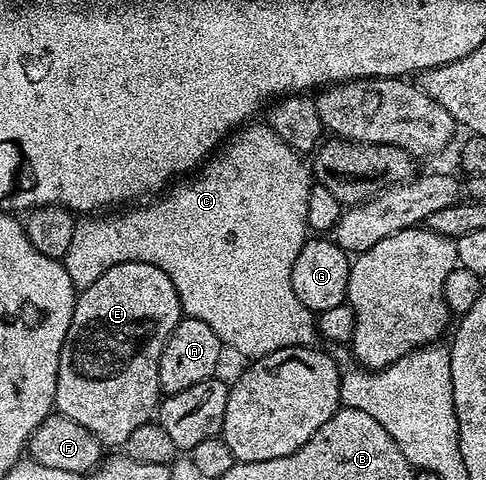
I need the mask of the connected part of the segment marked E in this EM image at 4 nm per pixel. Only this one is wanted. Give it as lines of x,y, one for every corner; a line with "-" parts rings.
117,263
117,267
109,267
97,283
82,290
75,298
73,319
61,347
57,367
55,409
73,419
73,423
81,423
81,427
85,427
85,431
89,431
104,446
126,446
129,435
156,416
161,400
161,351
165,351
169,335
184,316
177,287
173,287
173,279
169,279
161,267
153,267
153,263

